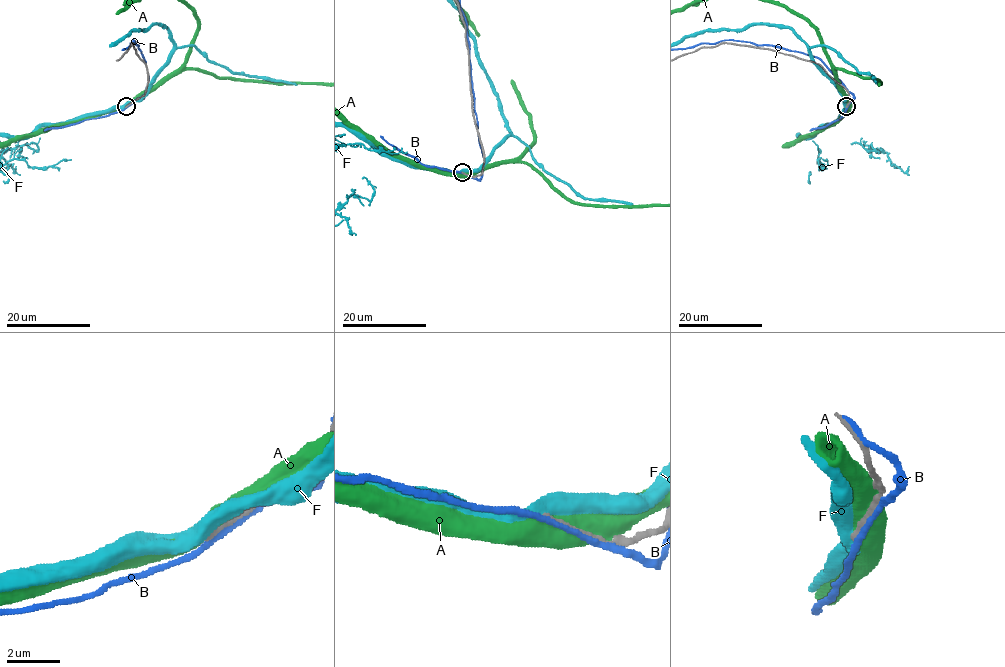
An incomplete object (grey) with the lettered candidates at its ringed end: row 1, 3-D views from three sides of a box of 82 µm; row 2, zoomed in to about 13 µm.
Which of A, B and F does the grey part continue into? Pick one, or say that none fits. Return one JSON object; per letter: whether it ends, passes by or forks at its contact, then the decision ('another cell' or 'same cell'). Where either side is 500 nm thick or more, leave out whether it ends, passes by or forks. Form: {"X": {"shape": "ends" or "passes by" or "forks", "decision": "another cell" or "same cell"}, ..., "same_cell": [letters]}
{"A": {"decision": "another cell"}, "B": {"shape": "passes by", "decision": "another cell"}, "F": {"decision": "another cell"}, "same_cell": []}

